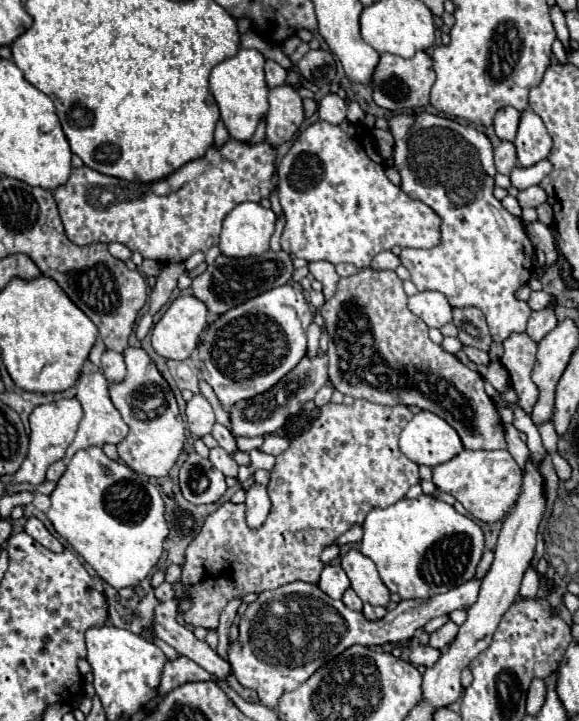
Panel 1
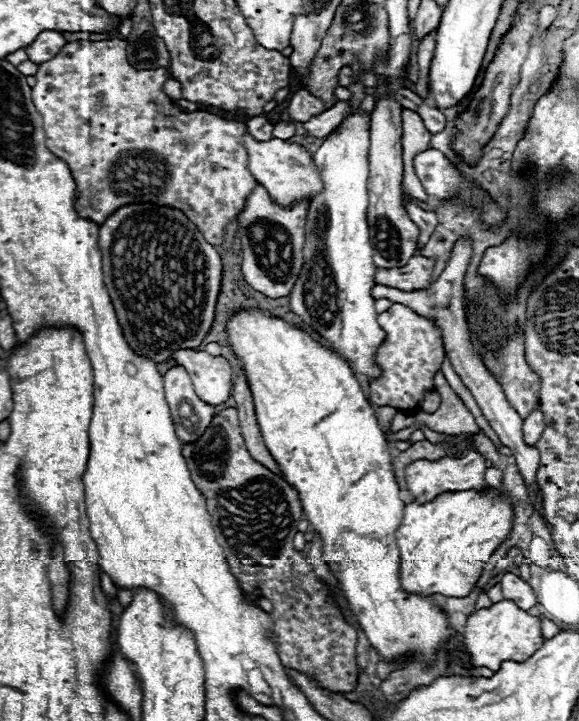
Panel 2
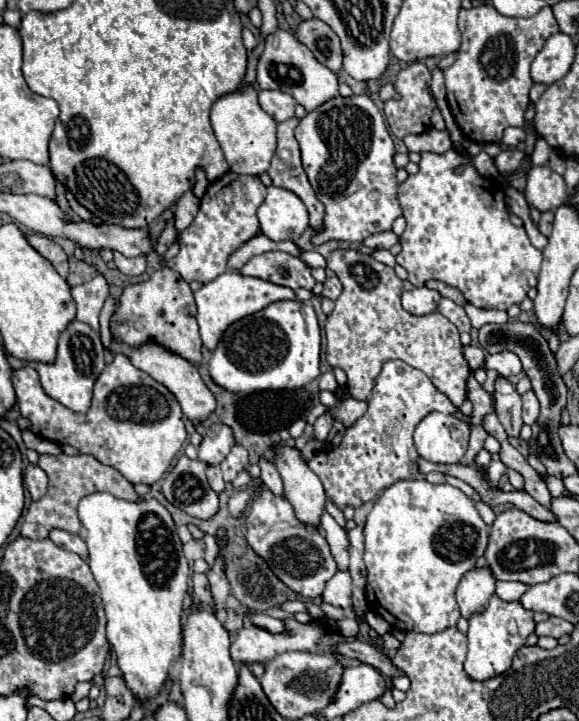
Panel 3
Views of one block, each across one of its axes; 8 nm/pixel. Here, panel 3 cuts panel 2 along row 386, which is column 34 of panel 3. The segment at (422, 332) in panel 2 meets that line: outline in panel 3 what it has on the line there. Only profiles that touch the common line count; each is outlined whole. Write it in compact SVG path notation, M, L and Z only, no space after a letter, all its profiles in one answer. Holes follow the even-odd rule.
M116 354L114 362L98 376L88 414L66 410L66 406L50 398L40 386L38 372L32 366L14 372L14 390L20 414L32 422L32 432L36 436L58 444L70 444L94 456L98 462L116 468L132 484L158 482L186 440L184 414L174 394L152 376L146 376L146 372L134 368L122 354Z

